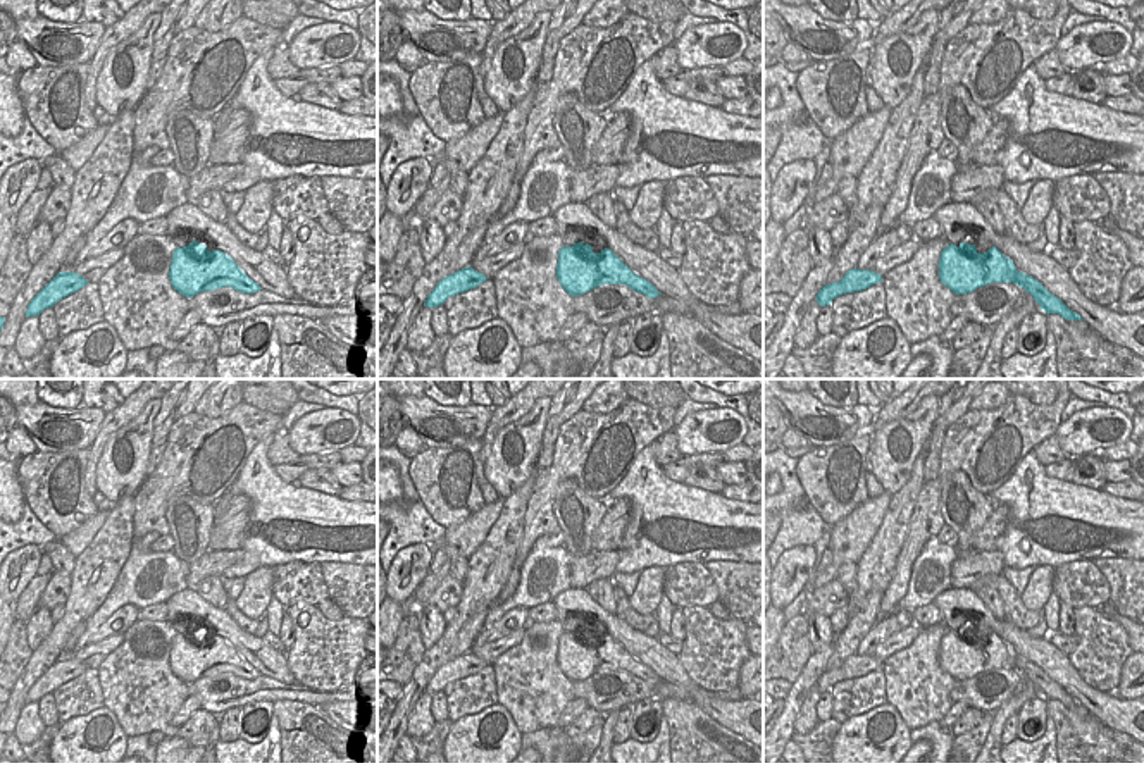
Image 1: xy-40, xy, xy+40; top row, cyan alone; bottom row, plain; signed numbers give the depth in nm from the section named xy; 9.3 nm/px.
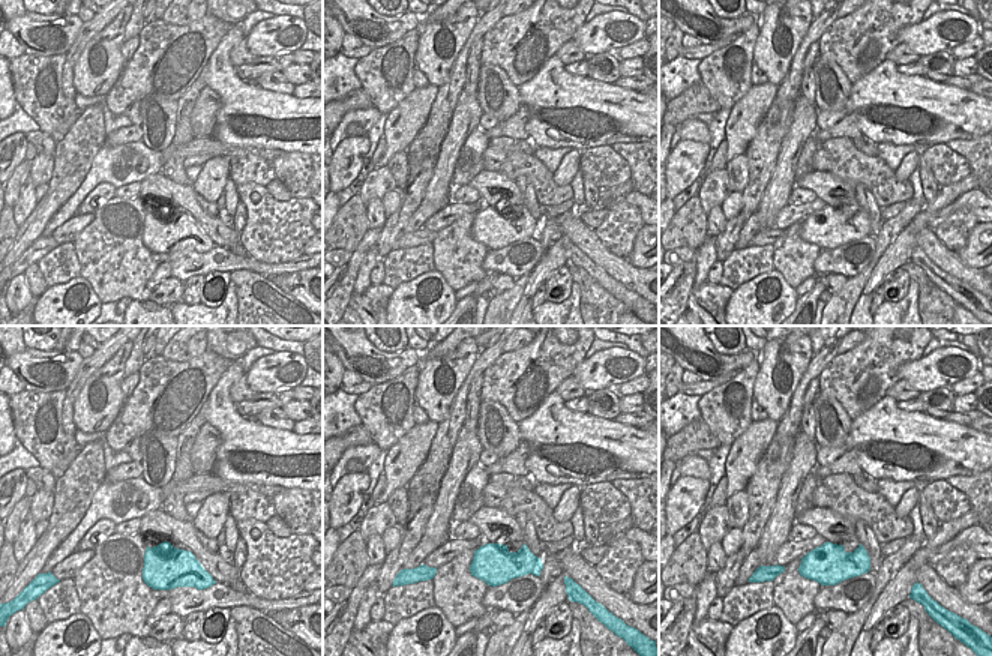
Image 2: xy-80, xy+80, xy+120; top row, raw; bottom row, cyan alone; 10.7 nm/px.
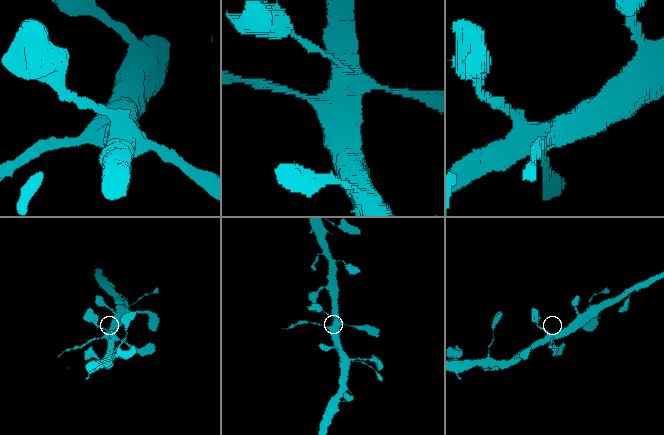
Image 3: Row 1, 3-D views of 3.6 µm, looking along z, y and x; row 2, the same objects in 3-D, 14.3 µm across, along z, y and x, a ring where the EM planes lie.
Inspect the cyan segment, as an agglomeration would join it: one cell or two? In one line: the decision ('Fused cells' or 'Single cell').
Fused cells.

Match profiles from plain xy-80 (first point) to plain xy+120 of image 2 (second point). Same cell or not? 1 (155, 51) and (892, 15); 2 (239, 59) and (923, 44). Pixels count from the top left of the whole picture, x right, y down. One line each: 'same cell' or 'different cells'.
1: same cell
2: different cells

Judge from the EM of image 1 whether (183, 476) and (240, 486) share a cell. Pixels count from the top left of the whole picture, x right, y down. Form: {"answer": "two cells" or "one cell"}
{"answer": "two cells"}

